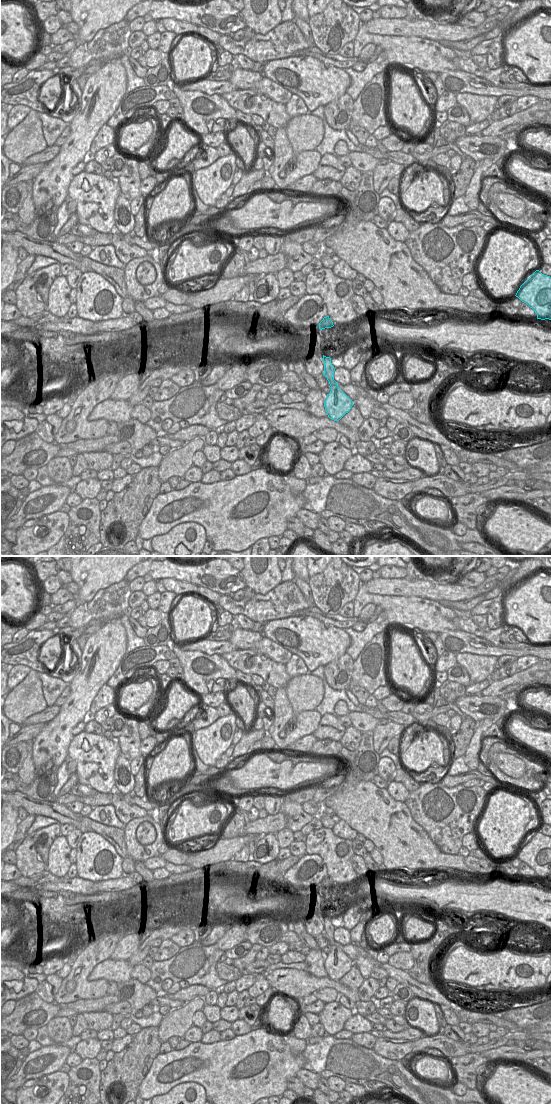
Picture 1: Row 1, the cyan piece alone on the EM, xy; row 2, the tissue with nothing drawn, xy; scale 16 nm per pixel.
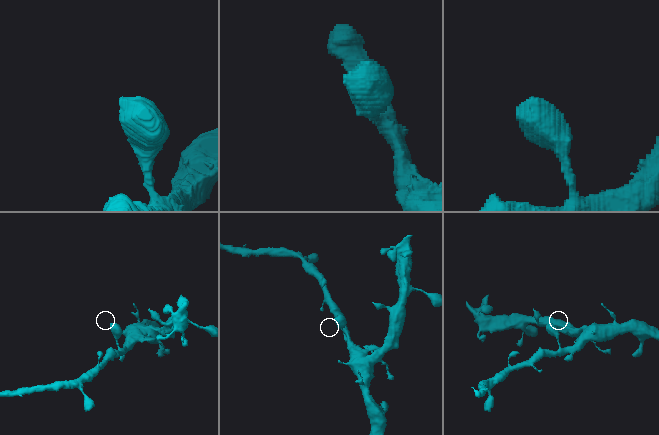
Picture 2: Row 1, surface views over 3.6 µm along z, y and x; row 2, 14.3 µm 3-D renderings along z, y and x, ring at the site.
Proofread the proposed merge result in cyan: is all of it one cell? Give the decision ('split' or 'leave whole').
leave whole

